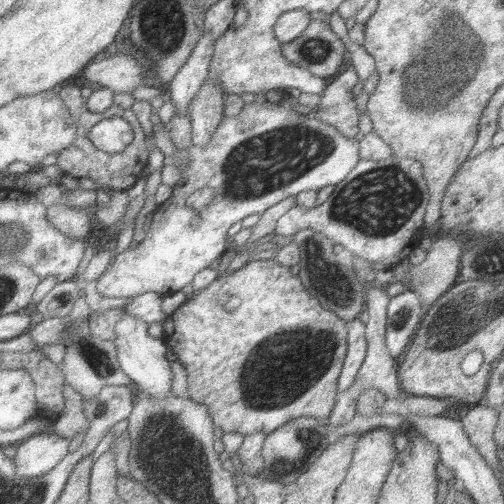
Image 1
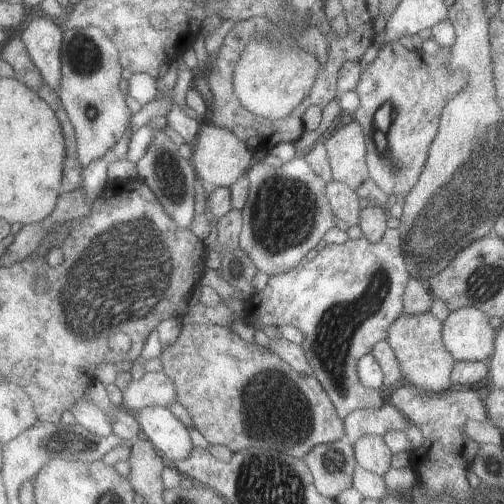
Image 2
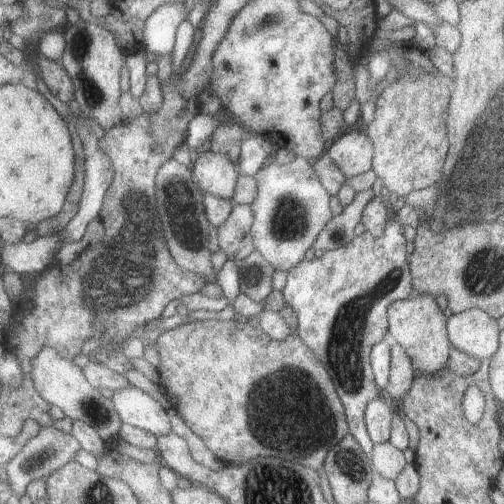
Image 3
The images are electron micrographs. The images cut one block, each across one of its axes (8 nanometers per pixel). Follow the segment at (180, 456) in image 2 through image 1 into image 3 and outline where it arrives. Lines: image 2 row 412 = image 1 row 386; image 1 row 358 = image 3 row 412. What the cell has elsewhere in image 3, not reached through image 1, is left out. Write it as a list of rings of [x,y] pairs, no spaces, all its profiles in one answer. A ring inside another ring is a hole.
[[[129,386],[127,390],[115,392],[113,400],[125,424],[133,424],[157,436],[173,434],[167,408],[153,394],[147,394],[141,388]]]

